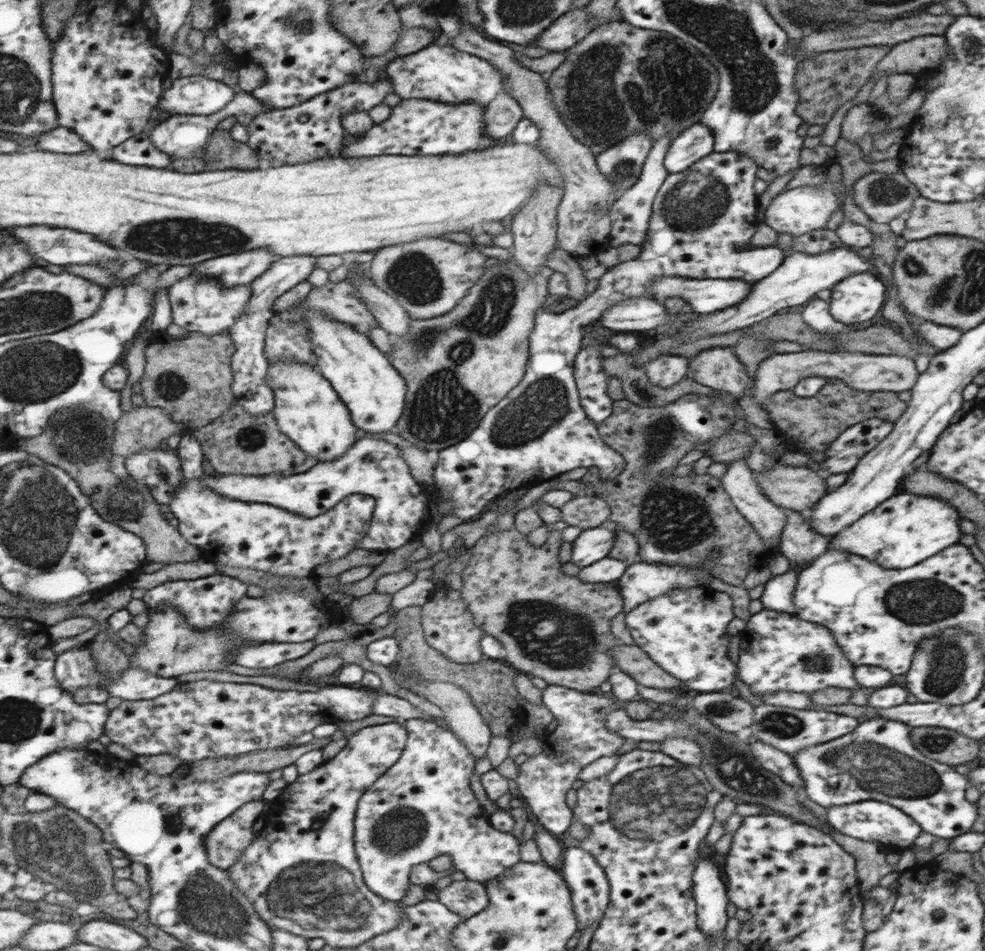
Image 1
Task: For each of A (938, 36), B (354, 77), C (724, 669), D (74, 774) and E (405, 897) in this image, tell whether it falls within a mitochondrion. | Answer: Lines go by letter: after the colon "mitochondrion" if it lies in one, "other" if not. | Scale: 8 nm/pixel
A: other
B: other
C: other
D: other
E: other

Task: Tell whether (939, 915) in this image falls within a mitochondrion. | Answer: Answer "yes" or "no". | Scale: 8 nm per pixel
yes

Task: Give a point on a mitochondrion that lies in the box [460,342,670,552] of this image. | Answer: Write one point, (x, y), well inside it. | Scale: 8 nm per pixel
(545, 402)

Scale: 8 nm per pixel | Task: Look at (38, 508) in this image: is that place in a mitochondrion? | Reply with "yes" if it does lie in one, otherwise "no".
yes

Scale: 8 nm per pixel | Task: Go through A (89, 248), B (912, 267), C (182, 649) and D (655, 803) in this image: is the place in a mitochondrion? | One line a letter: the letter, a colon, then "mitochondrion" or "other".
A: other
B: mitochondrion
C: mitochondrion
D: mitochondrion

